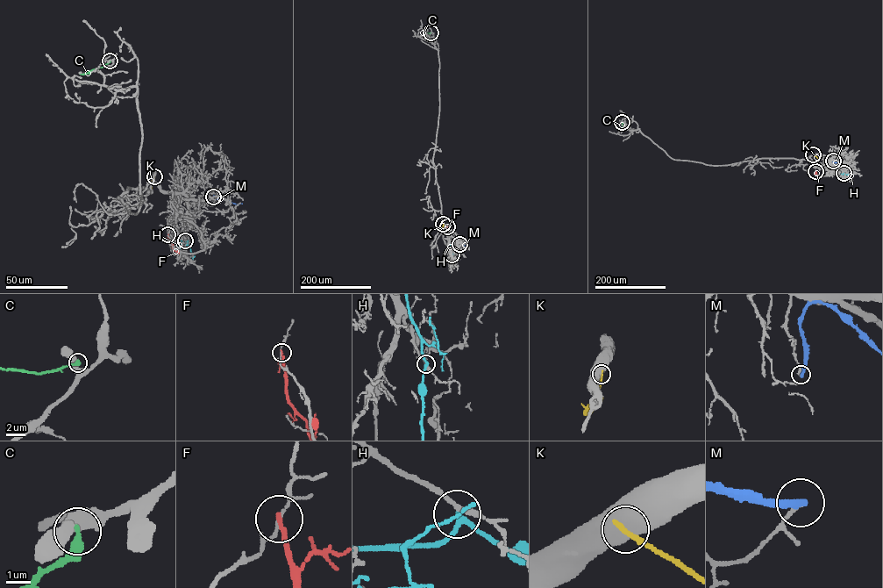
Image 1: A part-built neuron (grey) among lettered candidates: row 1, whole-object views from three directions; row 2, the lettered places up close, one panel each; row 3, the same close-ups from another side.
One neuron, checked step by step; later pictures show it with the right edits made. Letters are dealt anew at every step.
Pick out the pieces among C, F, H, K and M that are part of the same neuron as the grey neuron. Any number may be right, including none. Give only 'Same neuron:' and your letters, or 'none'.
Same neuron: none

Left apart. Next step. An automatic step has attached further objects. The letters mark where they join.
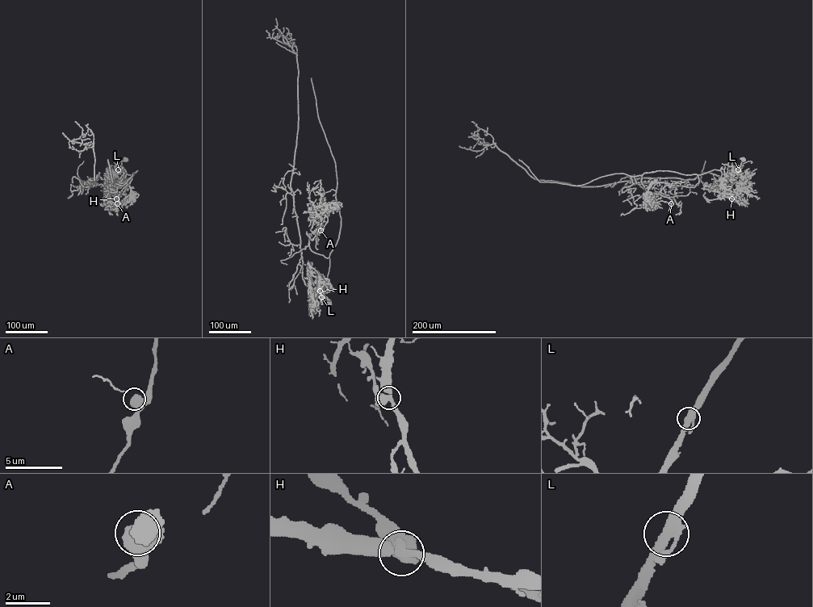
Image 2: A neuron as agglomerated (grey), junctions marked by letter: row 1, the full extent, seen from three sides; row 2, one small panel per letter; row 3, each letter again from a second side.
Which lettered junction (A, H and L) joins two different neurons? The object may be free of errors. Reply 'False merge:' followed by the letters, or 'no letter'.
False merge: H

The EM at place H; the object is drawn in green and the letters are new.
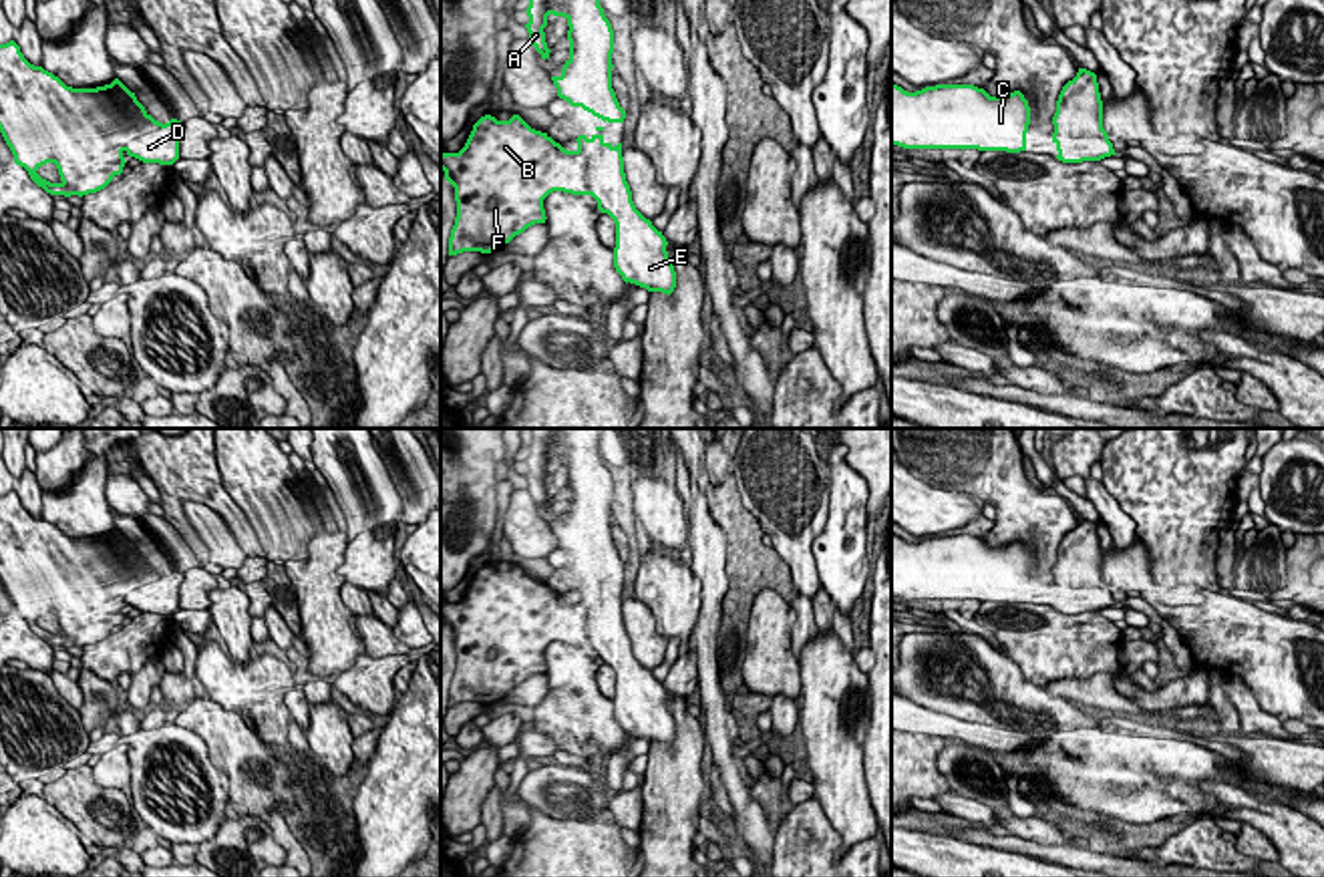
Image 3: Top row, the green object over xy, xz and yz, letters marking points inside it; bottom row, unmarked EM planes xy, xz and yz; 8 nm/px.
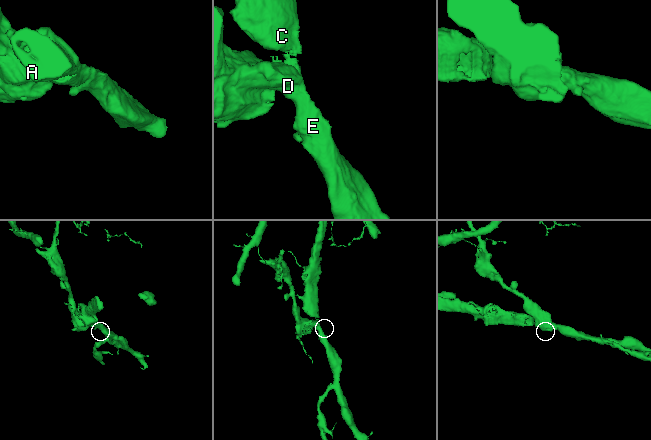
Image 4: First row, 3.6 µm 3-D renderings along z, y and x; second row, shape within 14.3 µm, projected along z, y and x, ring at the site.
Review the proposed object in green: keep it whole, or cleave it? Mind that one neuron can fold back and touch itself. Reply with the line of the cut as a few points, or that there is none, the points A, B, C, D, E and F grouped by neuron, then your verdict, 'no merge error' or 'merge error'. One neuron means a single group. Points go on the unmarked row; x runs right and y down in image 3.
yz (1055, 582), (1107, 590) | A C D E / B F | merge error

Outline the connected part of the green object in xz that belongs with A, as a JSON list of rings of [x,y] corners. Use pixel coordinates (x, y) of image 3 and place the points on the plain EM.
[[[531,428],[533,441],[529,445],[525,475],[529,483],[531,497],[549,509],[549,499],[545,493],[543,479],[547,477],[547,467],[563,467],[567,471],[567,491],[569,509],[565,511],[561,525],[551,527],[557,547],[567,551],[571,557],[582,557],[604,573],[624,573],[626,561],[620,557],[616,543],[612,539],[612,503],[614,503],[614,481],[610,471],[600,457],[600,428]]]

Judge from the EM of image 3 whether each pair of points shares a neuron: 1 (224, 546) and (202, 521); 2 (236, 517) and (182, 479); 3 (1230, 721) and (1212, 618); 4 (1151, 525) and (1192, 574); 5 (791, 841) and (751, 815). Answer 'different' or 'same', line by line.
1: same
2: same
3: different
4: same
5: different

